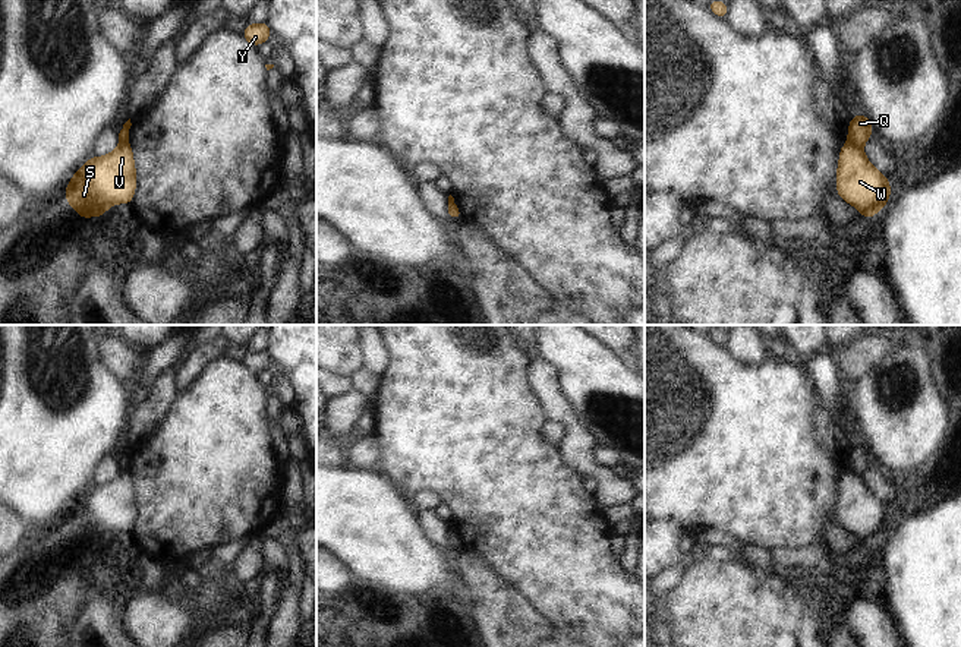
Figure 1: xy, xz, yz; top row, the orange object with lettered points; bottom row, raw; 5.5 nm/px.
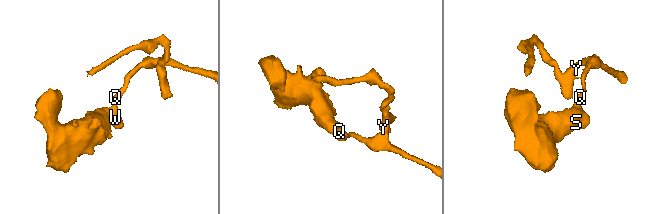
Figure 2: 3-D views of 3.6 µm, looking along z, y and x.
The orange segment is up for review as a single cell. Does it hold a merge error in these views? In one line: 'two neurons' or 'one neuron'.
two neurons

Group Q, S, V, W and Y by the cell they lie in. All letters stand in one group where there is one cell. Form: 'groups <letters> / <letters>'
groups Q Y / S V W

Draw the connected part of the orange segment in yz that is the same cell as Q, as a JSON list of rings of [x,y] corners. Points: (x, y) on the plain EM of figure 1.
[[[856,442],[848,451],[848,467],[856,474],[863,476],[864,470],[873,463],[873,455],[867,444]]]

